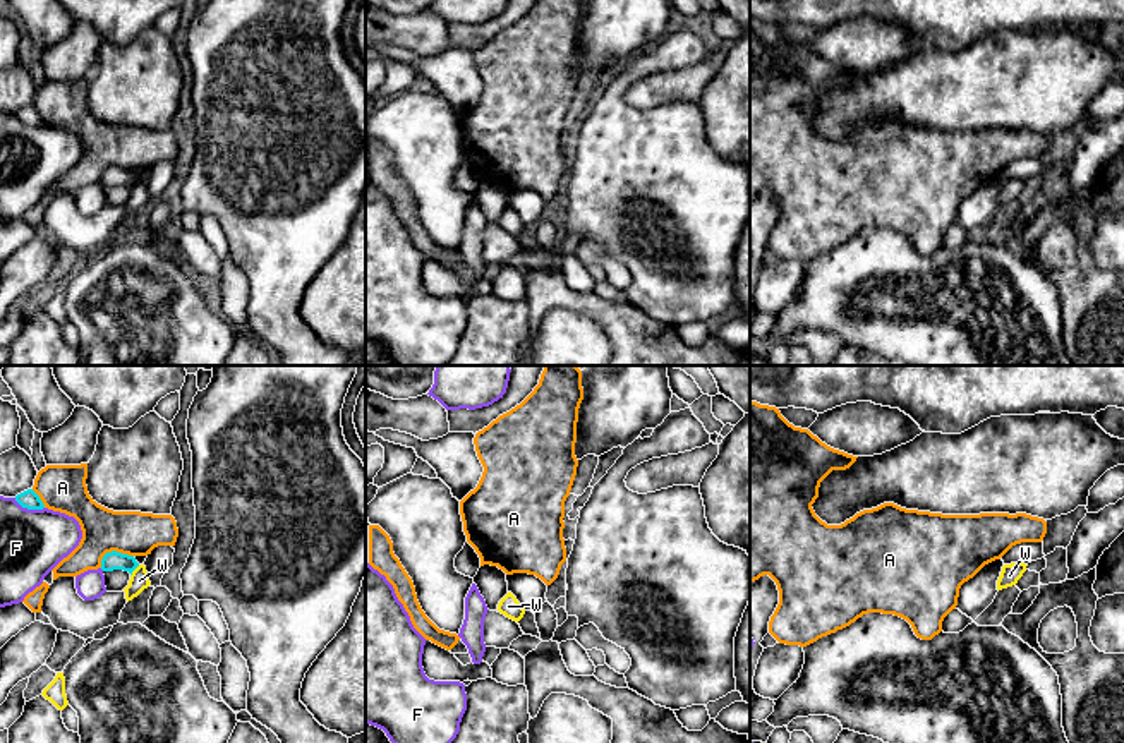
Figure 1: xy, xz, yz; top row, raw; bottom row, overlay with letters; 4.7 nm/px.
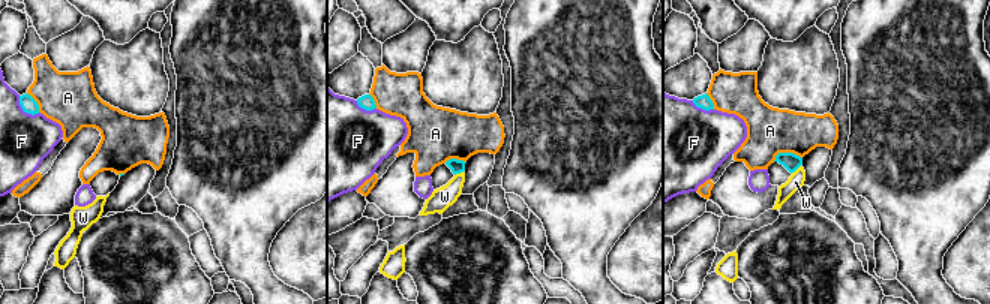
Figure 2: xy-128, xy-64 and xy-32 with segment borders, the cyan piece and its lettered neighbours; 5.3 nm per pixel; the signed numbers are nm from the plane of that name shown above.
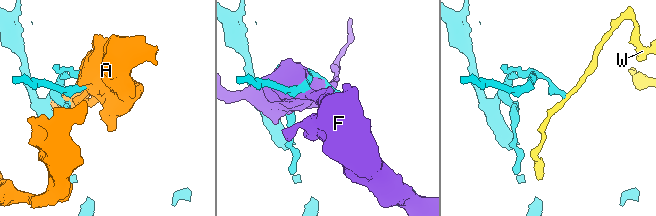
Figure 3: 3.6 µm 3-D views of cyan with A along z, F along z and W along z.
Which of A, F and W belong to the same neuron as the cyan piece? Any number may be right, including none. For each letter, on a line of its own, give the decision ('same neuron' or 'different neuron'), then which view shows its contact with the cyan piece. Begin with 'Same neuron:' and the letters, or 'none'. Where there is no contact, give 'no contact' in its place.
Same neuron: none
A: different neuron; contact in xy
F: different neuron; contact in xy
W: different neuron; contact in xy

